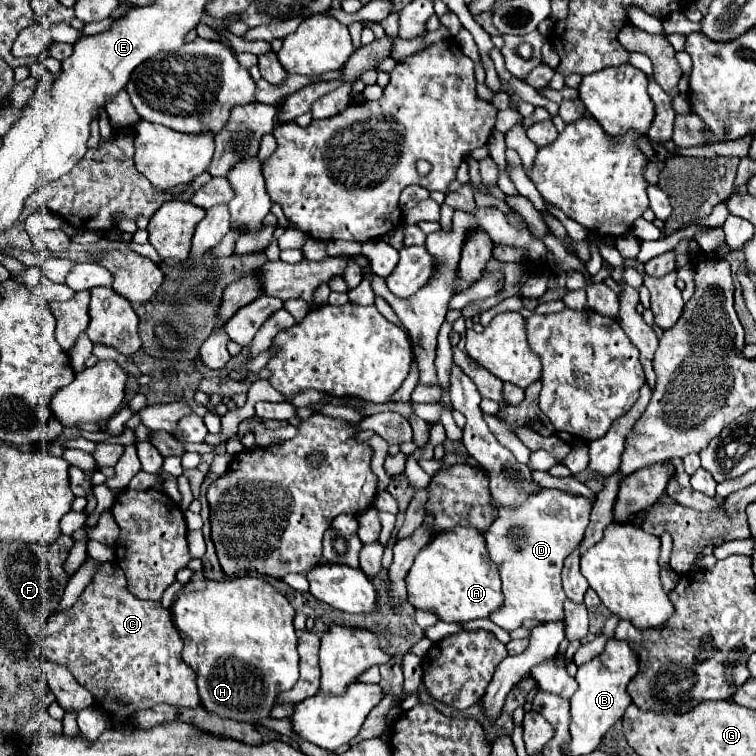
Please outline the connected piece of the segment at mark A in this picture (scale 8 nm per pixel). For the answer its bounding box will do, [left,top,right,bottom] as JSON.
[407,527,503,623]

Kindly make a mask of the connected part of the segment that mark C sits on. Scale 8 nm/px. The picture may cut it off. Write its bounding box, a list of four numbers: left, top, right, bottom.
[45,563,201,717]

